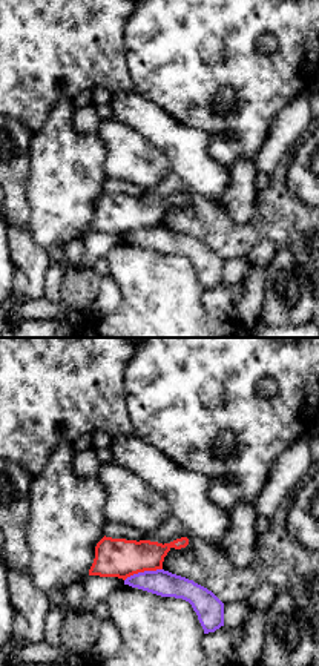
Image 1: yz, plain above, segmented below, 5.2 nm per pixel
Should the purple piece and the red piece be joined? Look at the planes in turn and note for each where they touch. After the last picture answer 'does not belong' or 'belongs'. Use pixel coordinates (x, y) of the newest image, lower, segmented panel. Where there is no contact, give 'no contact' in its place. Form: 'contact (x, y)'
contact (144, 571)

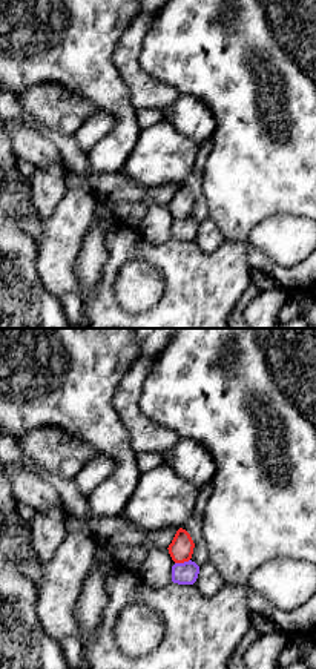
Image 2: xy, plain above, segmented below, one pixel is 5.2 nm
contact (181, 563)

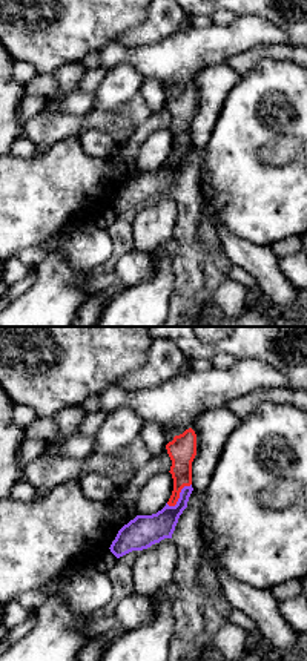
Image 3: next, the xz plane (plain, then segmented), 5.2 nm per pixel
contact (180, 497)

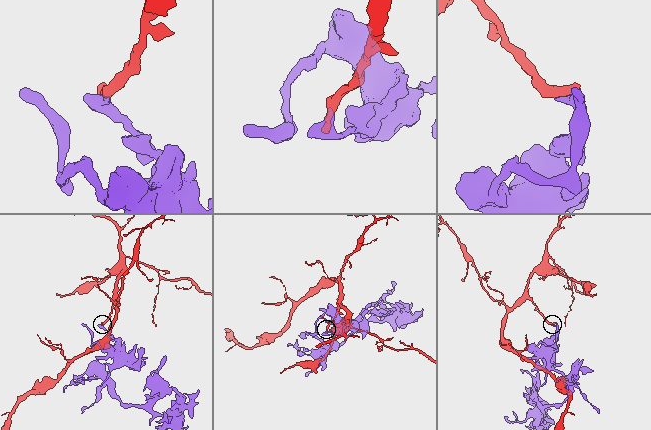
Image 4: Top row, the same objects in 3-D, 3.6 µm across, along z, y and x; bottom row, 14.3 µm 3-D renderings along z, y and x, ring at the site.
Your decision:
does not belong

